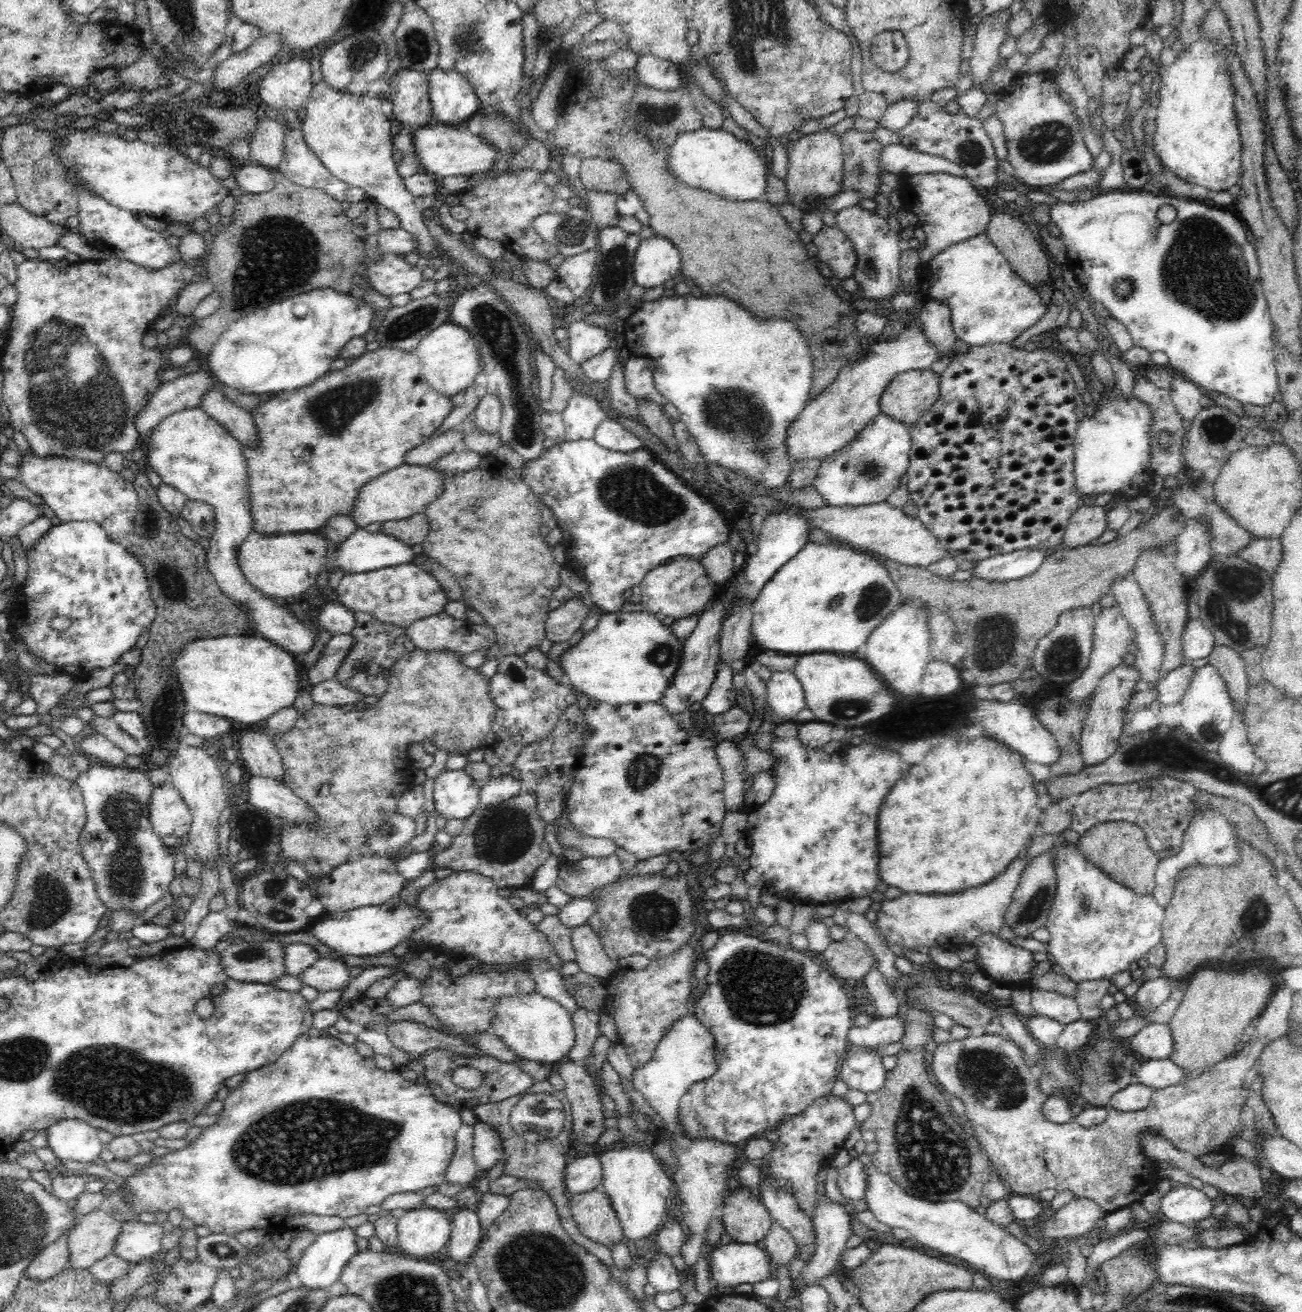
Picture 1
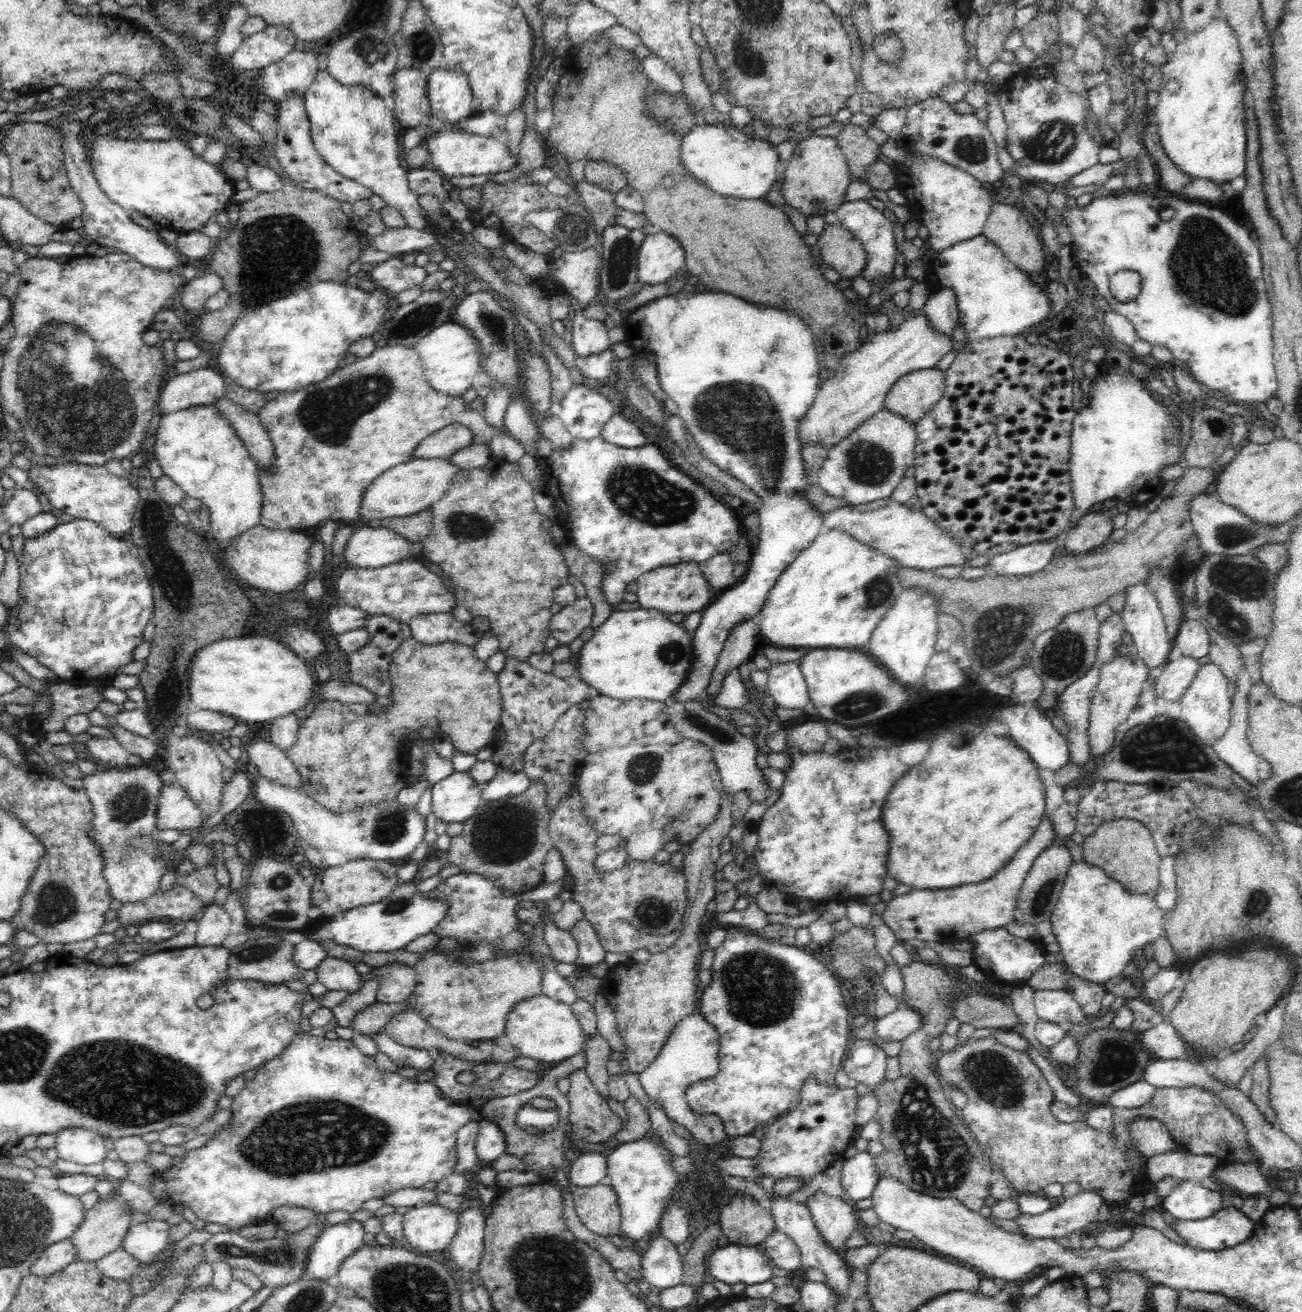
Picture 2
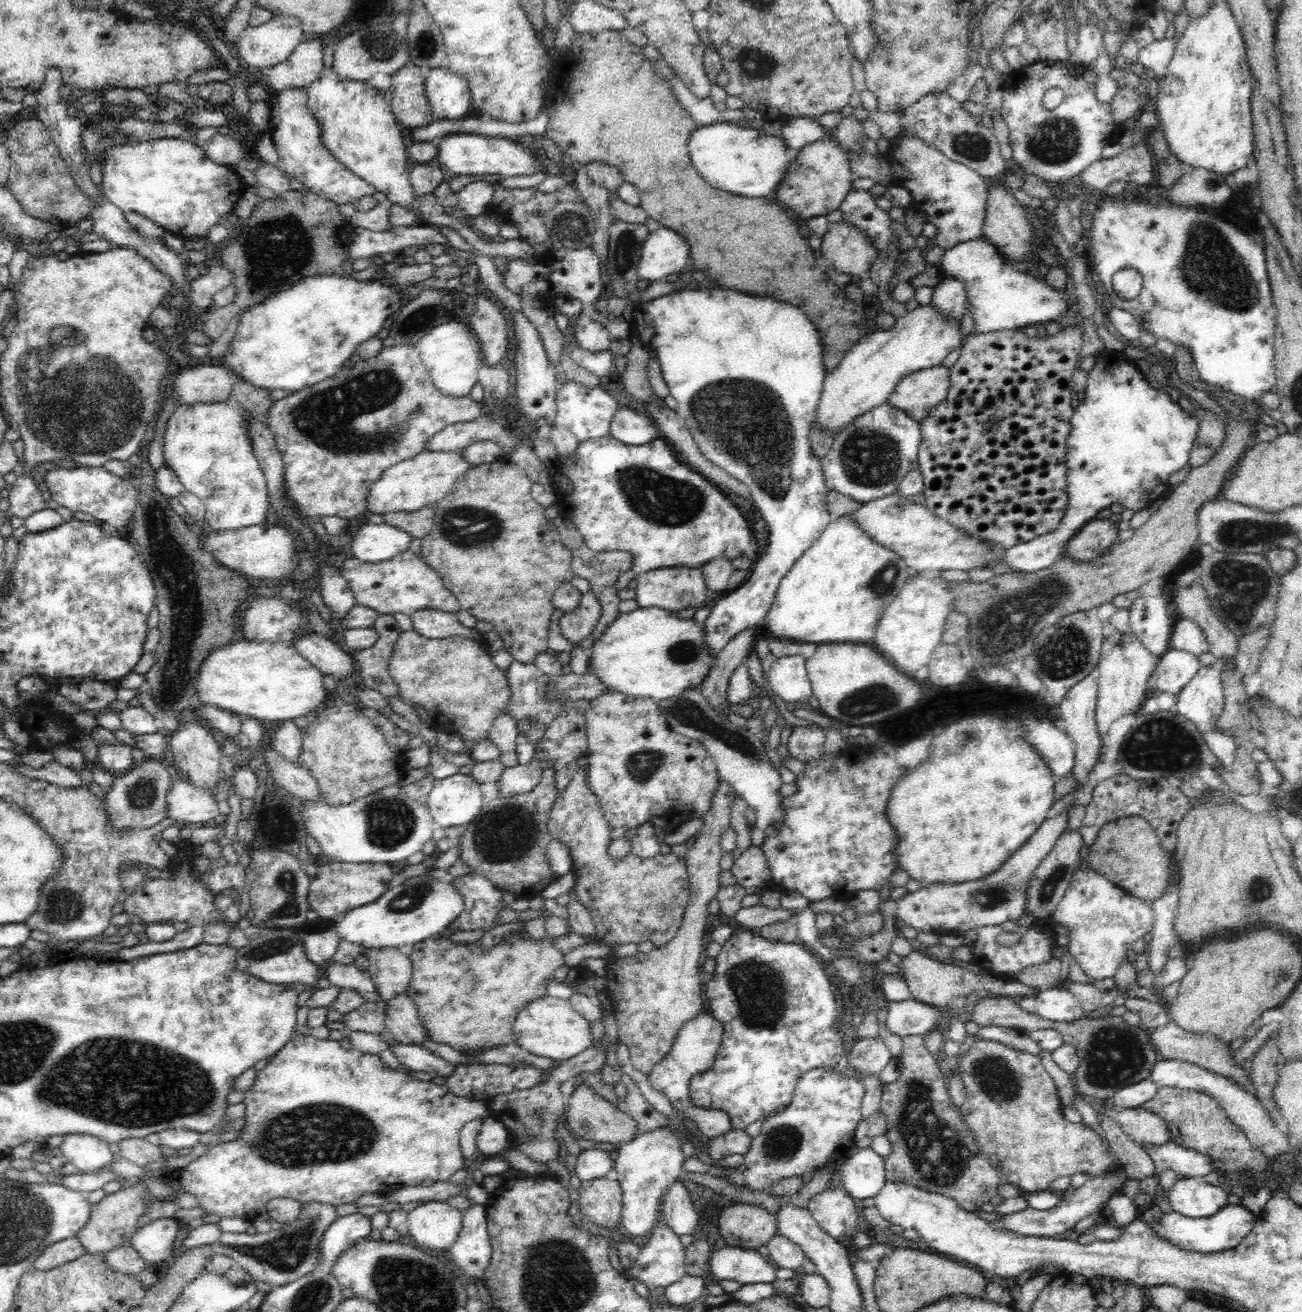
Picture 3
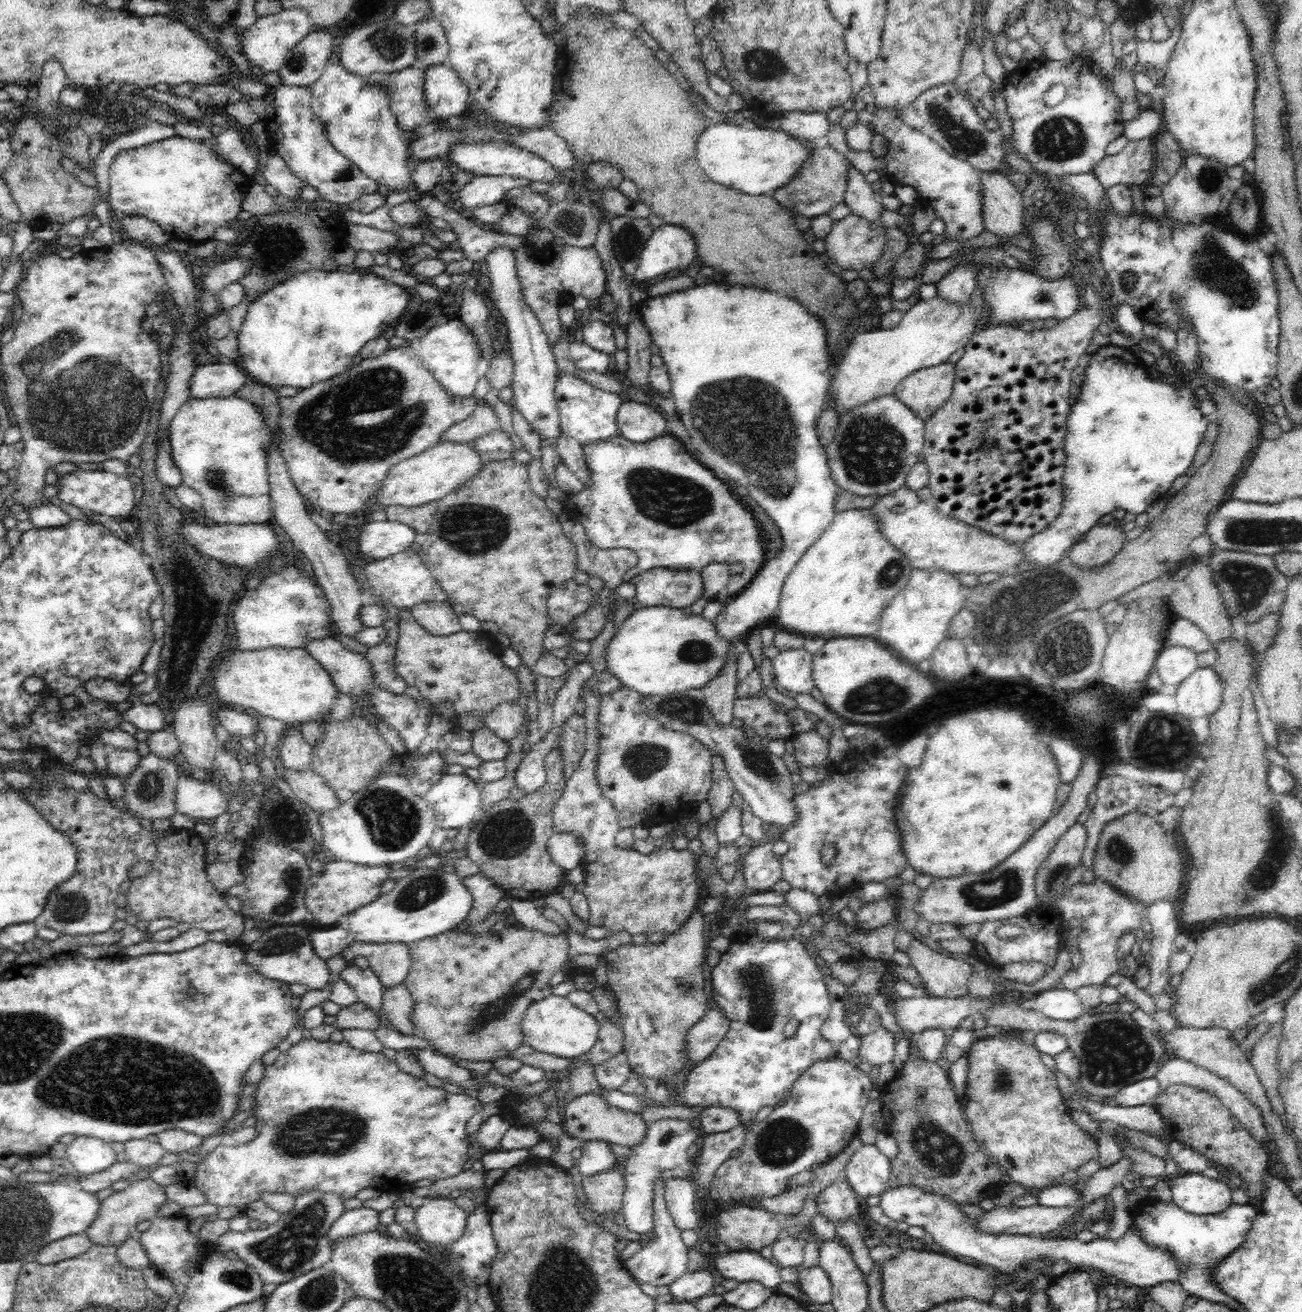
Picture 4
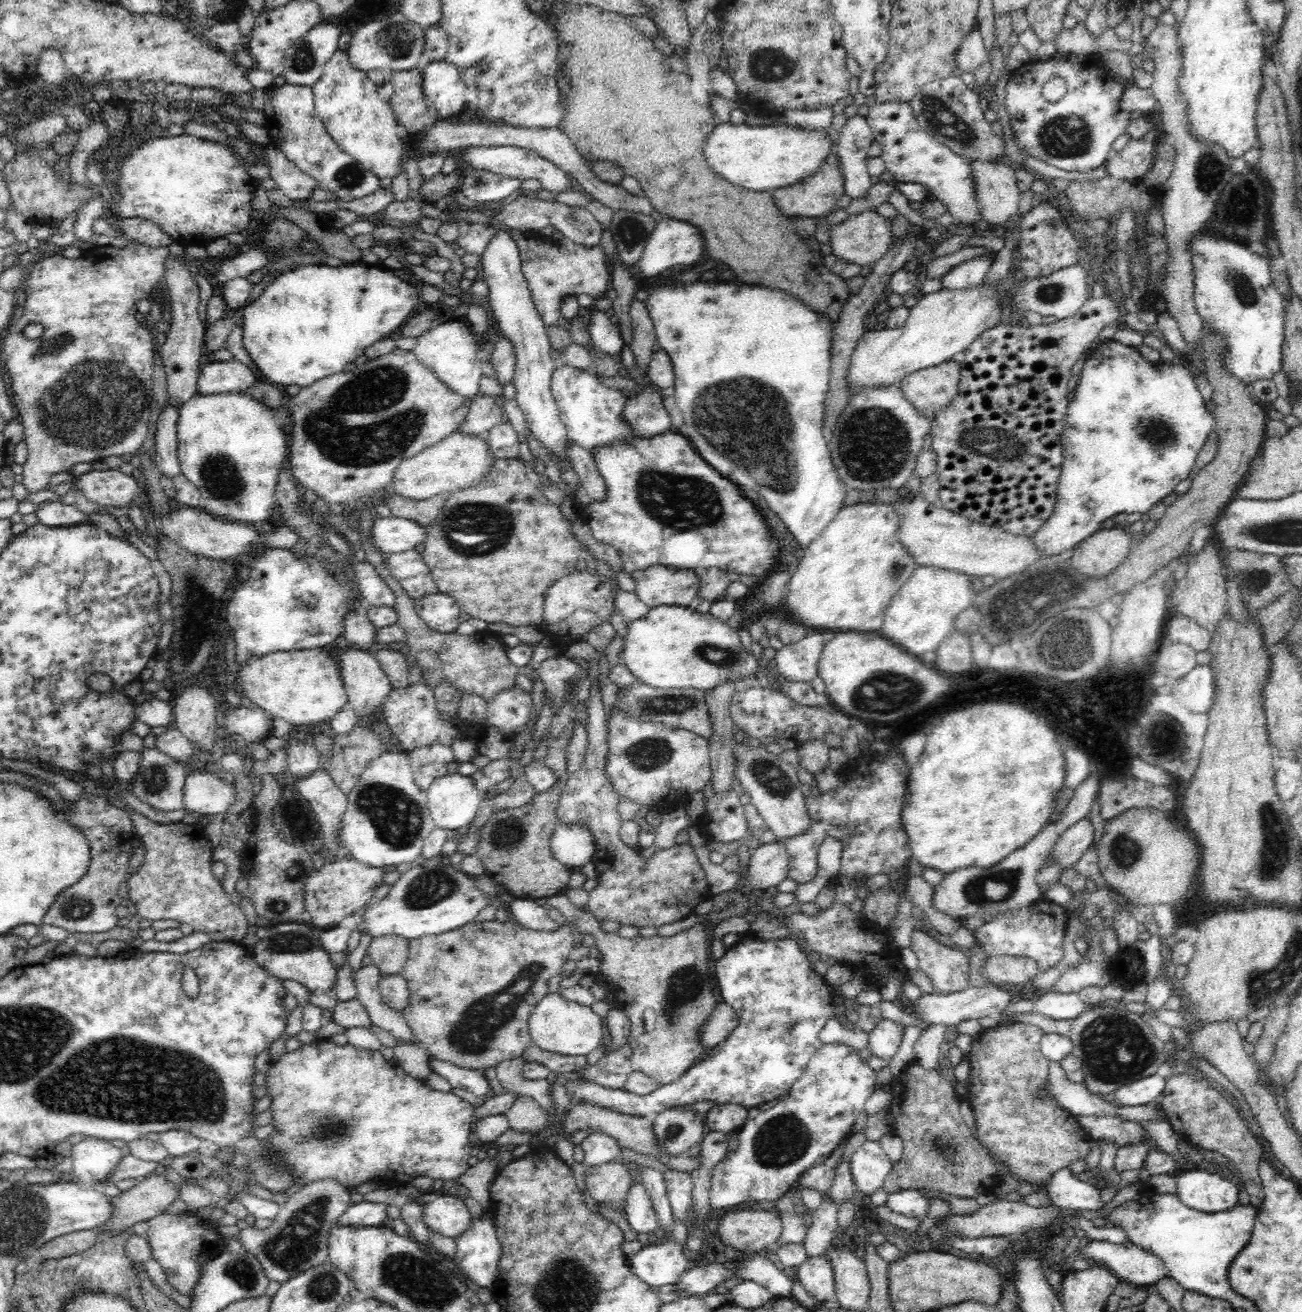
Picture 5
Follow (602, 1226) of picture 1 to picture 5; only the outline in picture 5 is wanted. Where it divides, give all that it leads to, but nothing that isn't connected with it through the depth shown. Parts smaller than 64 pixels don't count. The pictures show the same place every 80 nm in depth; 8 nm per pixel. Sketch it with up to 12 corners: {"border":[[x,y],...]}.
{"border":[[623,1160],[588,1166],[586,1190],[621,1209],[636,1179]]}

